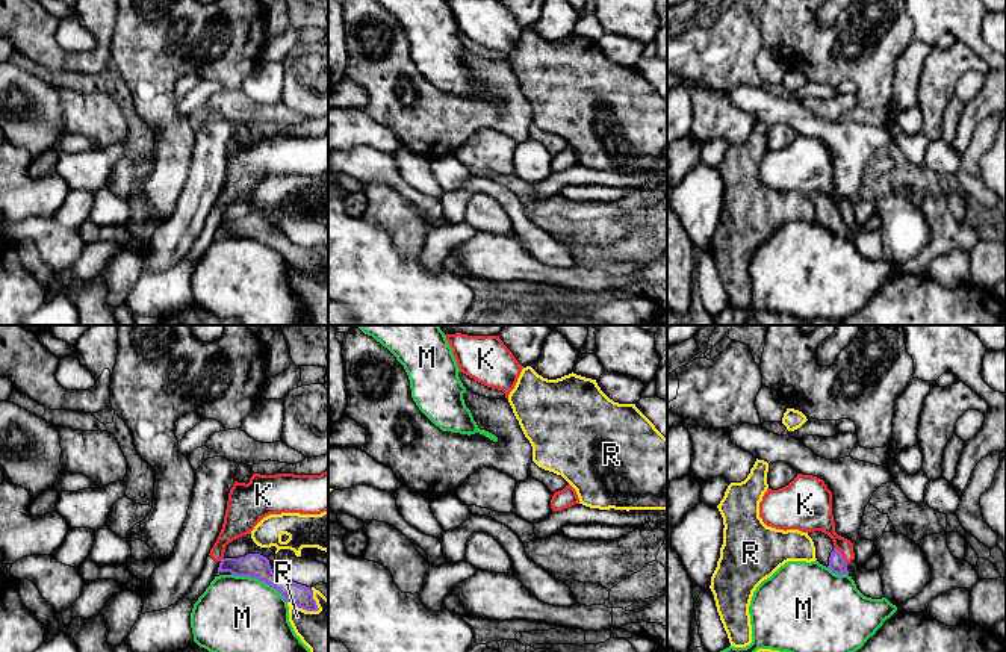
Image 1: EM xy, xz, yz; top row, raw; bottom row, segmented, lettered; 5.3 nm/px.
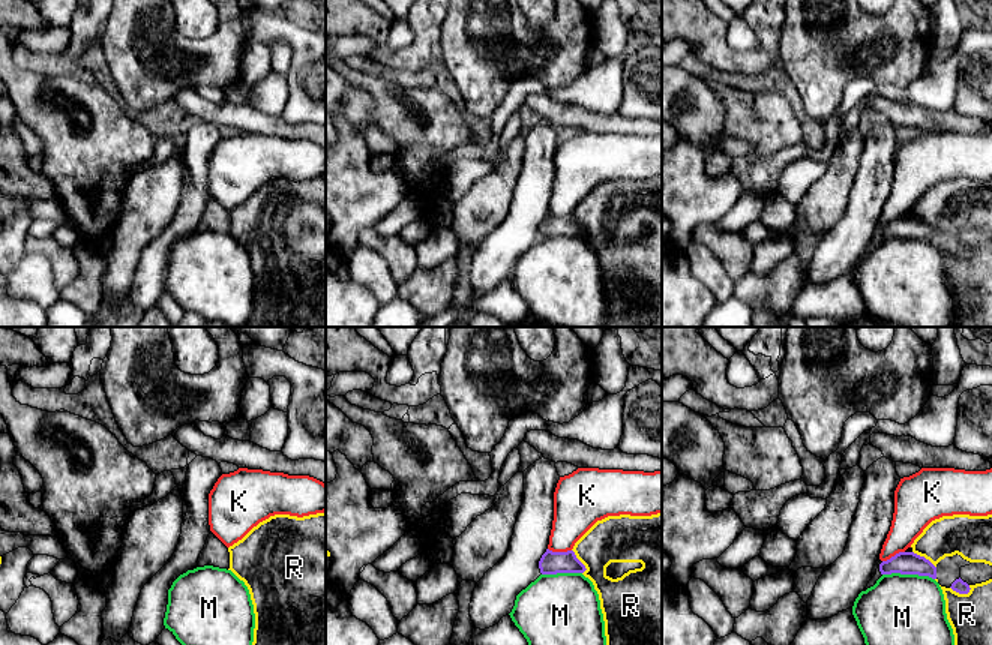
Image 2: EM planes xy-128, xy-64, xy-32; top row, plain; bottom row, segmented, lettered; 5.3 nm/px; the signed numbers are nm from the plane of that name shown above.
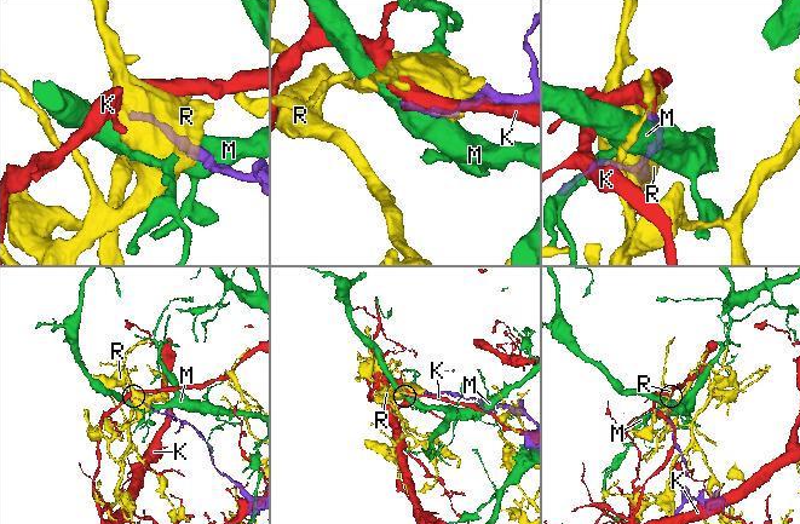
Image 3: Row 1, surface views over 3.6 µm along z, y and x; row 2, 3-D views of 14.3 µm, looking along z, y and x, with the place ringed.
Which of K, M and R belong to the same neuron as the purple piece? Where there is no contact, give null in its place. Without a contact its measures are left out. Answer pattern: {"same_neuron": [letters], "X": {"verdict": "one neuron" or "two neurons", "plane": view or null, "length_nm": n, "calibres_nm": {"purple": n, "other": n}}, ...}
{"same_neuron": [], "K": {"verdict": "two neurons", "plane": "yz", "length_nm": 120, "calibres_nm": {"purple": 90, "other": 160}}, "M": {"verdict": "two neurons", "plane": "xy", "length_nm": 340, "calibres_nm": {"purple": 130, "other": 400}}, "R": {"verdict": "two neurons", "plane": "xy", "length_nm": 180, "calibres_nm": {"purple": 120, "other": 240}}}

